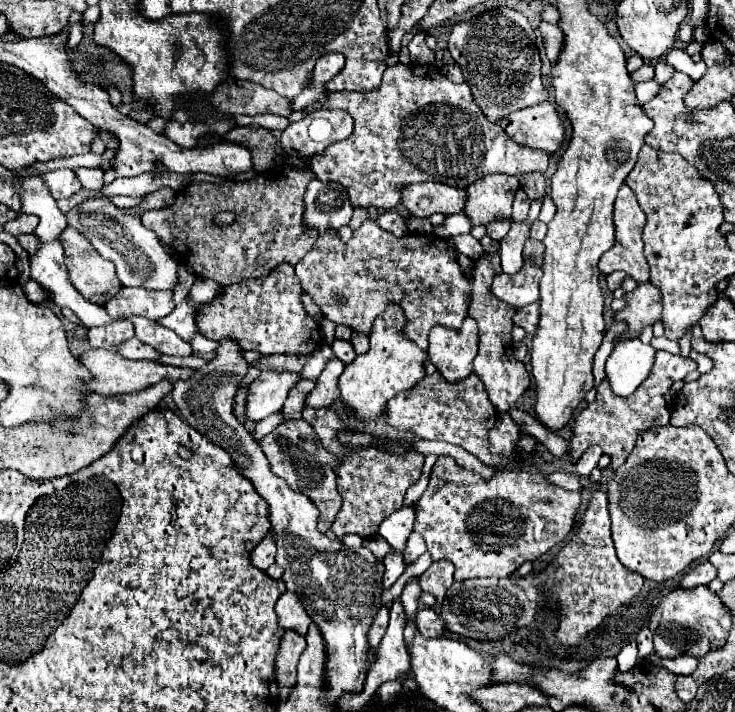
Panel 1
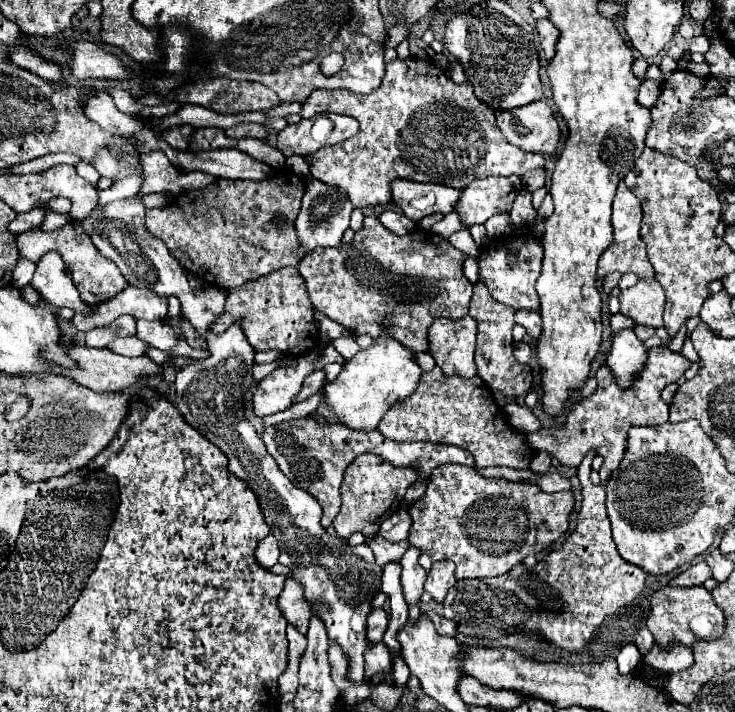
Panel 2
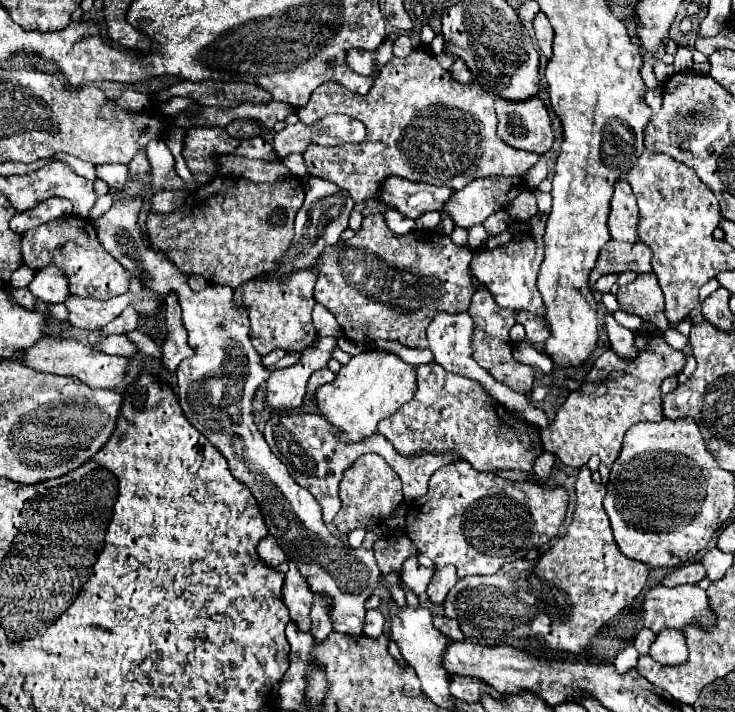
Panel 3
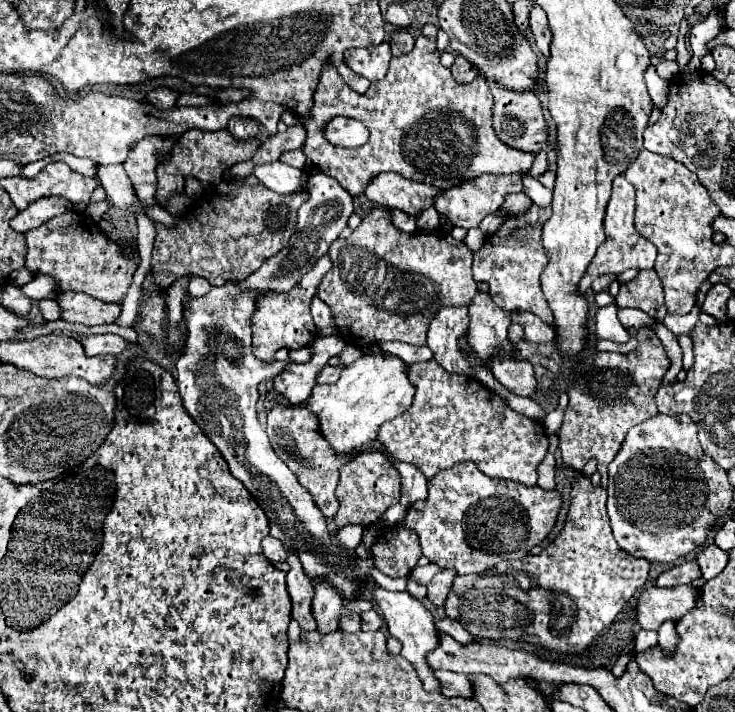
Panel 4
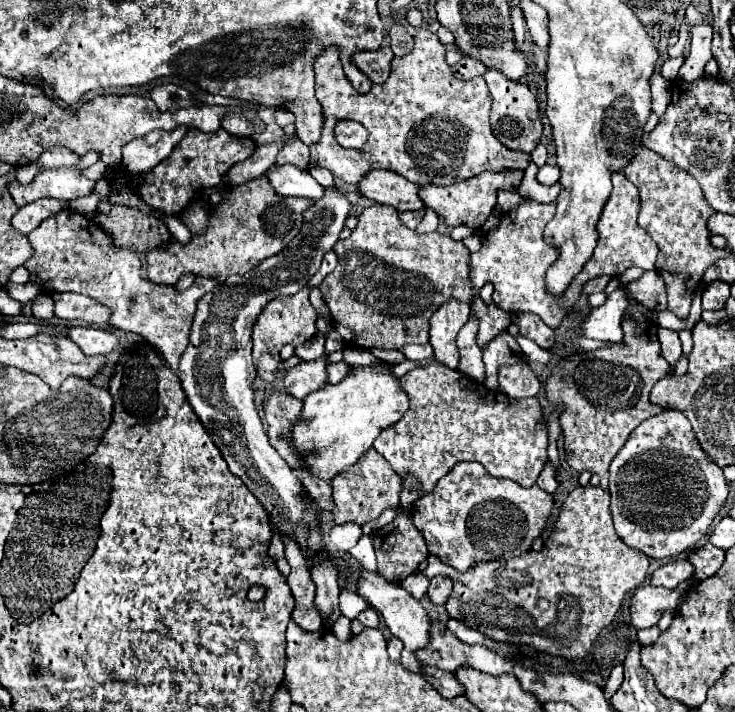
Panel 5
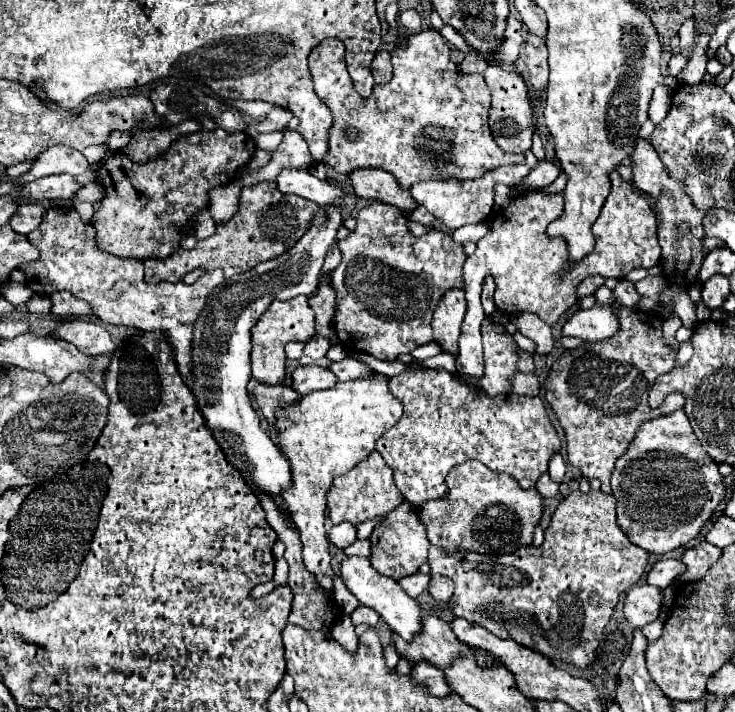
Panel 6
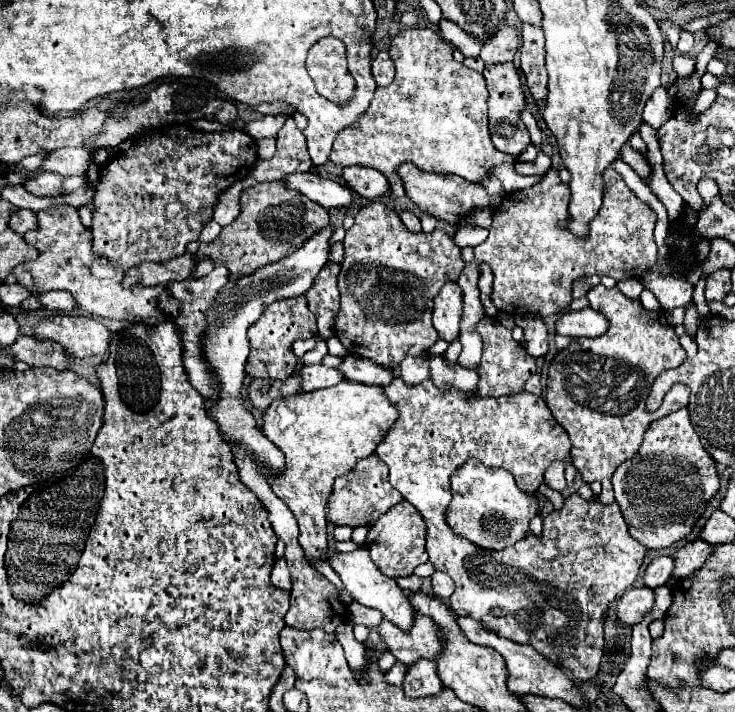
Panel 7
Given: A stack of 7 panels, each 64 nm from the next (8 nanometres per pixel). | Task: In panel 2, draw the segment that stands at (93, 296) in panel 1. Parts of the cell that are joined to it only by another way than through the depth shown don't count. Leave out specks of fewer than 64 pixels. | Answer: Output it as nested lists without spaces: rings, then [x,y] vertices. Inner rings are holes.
[[[70,220],[66,226],[62,226],[58,230],[52,230],[52,232],[44,232],[44,230],[40,232],[40,228],[24,232],[24,234],[16,236],[16,244],[18,244],[20,254],[24,258],[28,258],[30,262],[34,262],[34,264],[38,264],[44,254],[58,252],[62,256],[70,276],[72,276],[72,282],[74,282],[74,286],[76,286],[76,290],[80,294],[80,300],[84,300],[88,304],[110,300],[128,286],[128,282],[120,274],[118,266],[98,252],[98,248],[94,246],[90,234],[76,220]]]

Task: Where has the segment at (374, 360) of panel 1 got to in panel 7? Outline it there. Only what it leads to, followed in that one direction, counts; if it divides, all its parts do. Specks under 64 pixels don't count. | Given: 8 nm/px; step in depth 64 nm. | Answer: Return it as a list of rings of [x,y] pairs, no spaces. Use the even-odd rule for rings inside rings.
[[[344,380],[338,386],[314,390],[314,392],[298,392],[294,396],[276,398],[264,412],[262,412],[262,434],[286,456],[286,468],[276,474],[268,476],[268,484],[272,486],[274,494],[284,500],[290,510],[294,512],[298,526],[300,526],[300,544],[306,556],[324,558],[328,548],[326,544],[326,502],[332,494],[332,484],[336,476],[348,474],[360,458],[374,454],[378,442],[386,436],[388,428],[396,422],[398,412],[388,402],[380,386],[368,386],[360,382]]]

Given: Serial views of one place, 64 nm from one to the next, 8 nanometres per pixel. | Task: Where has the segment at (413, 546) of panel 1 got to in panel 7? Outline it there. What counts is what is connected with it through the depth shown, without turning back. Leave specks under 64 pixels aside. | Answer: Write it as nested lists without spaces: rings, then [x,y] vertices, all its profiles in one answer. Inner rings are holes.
[[[400,376],[384,388],[384,394],[396,404],[398,420],[392,424],[384,440],[378,444],[378,458],[390,468],[390,484],[424,516],[426,522],[426,550],[436,570],[446,572],[454,582],[454,604],[450,604],[456,616],[470,616],[480,622],[486,630],[504,636],[516,644],[528,644],[538,650],[550,664],[560,666],[572,680],[592,680],[600,670],[604,656],[604,634],[602,618],[608,608],[638,576],[646,548],[632,540],[628,526],[618,510],[618,504],[602,506],[594,496],[590,502],[572,494],[566,498],[562,510],[552,512],[544,518],[542,536],[528,532],[514,546],[504,550],[478,548],[470,540],[452,532],[446,522],[446,508],[450,504],[450,476],[468,458],[478,458],[488,466],[506,468],[514,474],[520,490],[534,494],[542,482],[546,468],[556,462],[570,460],[570,438],[566,430],[554,420],[550,408],[540,396],[530,392],[518,392],[516,396],[480,398],[460,390],[438,390],[430,380],[418,386],[406,384]]]

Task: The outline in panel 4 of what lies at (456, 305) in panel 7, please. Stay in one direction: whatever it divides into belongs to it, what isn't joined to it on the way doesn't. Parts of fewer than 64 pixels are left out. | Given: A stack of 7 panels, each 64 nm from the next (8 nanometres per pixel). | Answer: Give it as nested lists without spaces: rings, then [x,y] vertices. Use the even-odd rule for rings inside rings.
[[[442,308],[428,328],[428,348],[434,352],[434,360],[442,364],[444,370],[466,374],[468,360],[462,358],[458,348],[458,338],[468,330],[468,308]]]

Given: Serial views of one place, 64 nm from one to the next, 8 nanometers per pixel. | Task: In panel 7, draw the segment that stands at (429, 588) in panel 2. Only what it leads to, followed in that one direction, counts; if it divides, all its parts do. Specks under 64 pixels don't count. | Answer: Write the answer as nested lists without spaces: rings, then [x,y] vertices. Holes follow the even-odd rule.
[[[434,572],[432,574],[432,592],[436,598],[440,598],[442,602],[448,602],[448,598],[454,592],[454,582],[448,574],[444,572]]]

